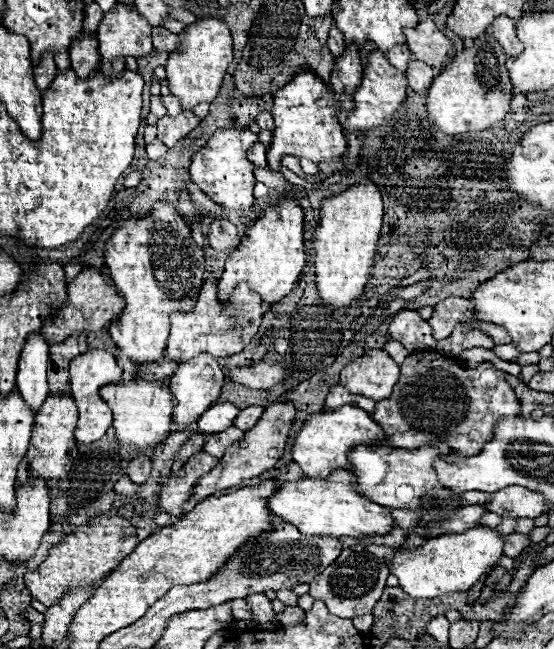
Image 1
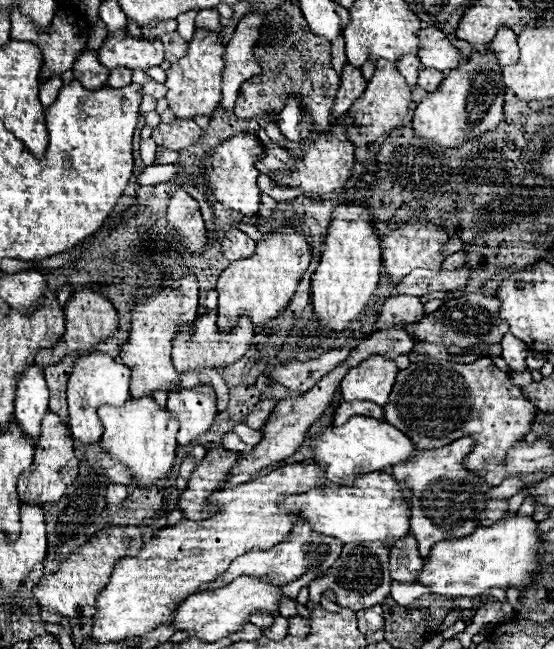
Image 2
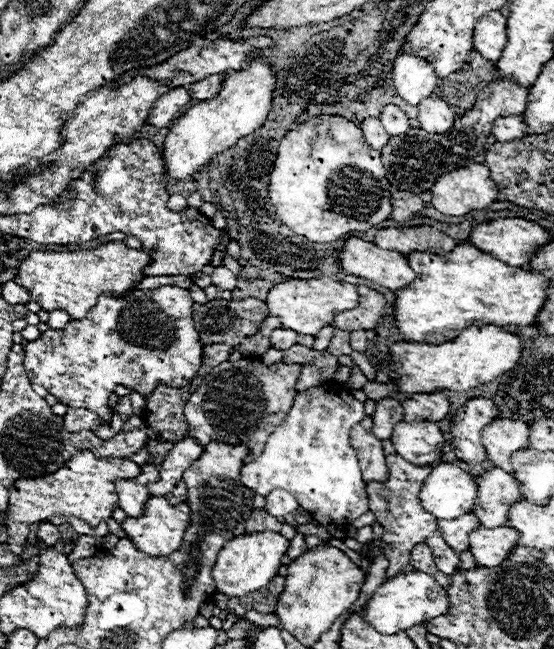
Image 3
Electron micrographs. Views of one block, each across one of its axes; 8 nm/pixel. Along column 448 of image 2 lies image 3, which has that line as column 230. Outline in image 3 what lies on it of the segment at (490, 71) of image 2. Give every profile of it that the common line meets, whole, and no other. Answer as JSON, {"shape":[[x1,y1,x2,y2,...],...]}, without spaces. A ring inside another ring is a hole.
{"shape":[[266,58,250,60,246,70,228,72,218,96,188,108,186,114,180,116,170,128,164,142,166,174,172,180,190,180,194,172,212,160,212,156,232,148,242,136,248,136,254,130,262,128,272,108,274,88,276,74]]}

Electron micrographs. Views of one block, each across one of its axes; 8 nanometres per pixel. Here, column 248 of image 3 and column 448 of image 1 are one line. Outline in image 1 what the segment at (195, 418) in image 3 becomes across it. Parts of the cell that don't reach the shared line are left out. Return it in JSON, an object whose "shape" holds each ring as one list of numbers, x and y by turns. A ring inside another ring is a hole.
{"shape":[[416,352,402,364,400,380,394,386,392,396,376,402,372,418,384,428,388,444,396,448,446,442,454,456,476,456,492,436,498,418,518,414,520,402,504,380,502,370,494,370,488,362,470,370,438,352]]}

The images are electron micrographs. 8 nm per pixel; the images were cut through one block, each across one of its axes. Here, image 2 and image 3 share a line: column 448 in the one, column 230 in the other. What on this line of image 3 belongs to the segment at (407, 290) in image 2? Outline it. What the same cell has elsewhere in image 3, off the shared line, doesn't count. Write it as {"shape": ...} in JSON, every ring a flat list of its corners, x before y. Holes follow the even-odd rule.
{"shape":[[216,266,212,272,212,284,218,286,220,290,232,290,236,286,238,278,224,266]]}

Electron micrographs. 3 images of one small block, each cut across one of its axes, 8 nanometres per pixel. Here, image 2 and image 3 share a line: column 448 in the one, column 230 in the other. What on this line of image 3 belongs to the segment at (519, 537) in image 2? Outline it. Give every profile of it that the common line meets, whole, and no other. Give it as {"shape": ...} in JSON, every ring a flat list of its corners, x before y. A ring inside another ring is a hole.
{"shape":[[270,530,258,532,254,536,244,534,236,536,234,540,228,540,222,552,218,552,218,560,212,570,212,578,218,592,226,596,244,596,248,592,256,592,268,586,268,582,278,574,278,568,282,564,280,560,286,554,286,550,288,550,288,540,282,534]]}

